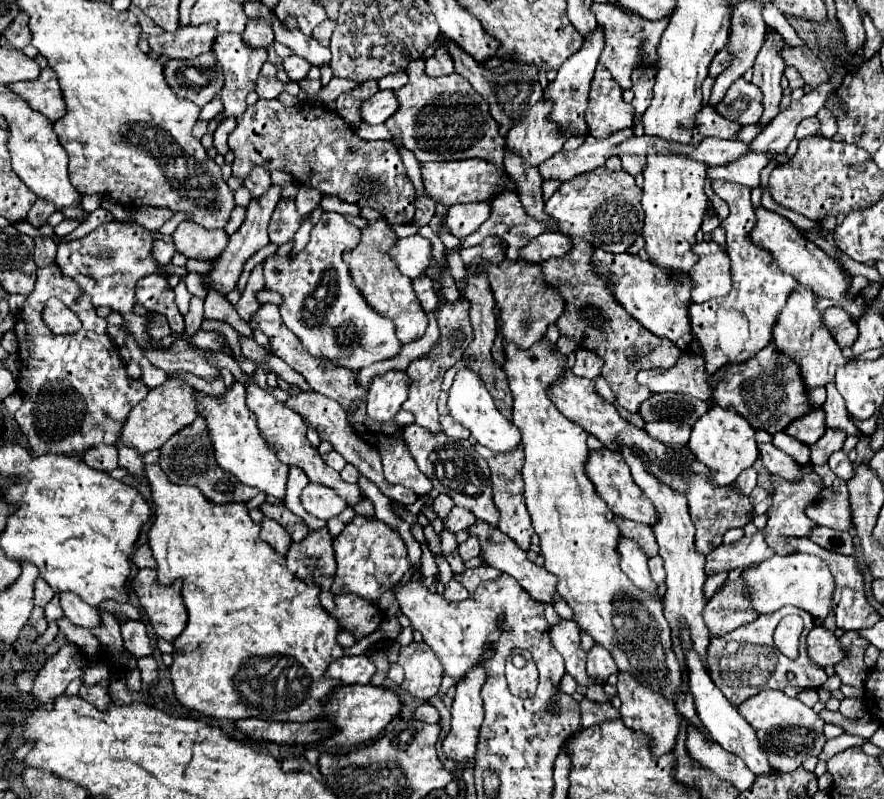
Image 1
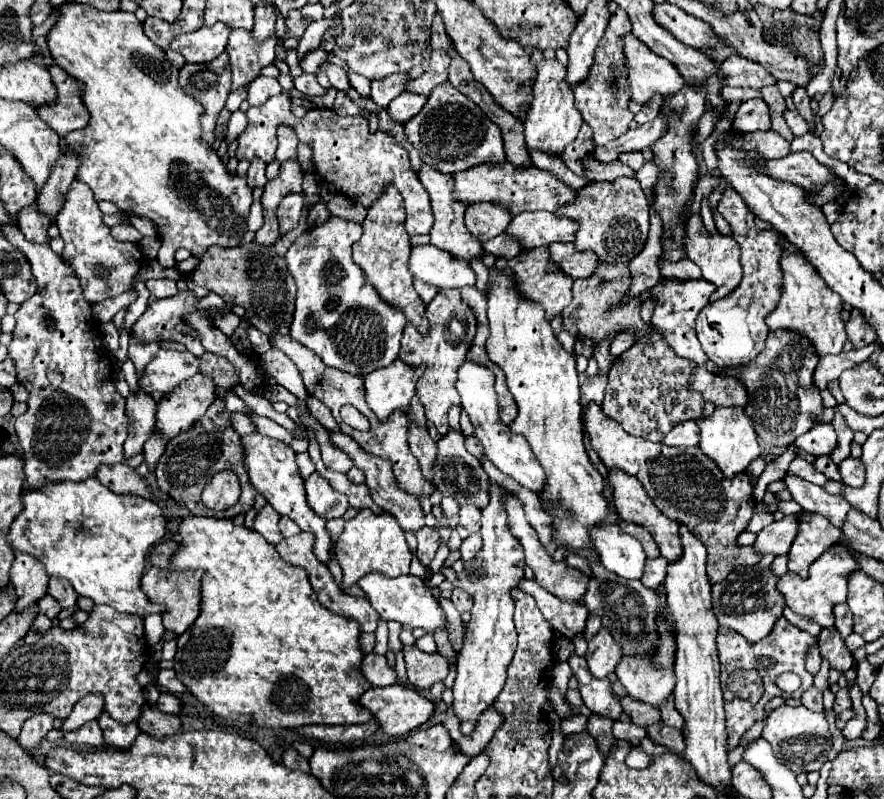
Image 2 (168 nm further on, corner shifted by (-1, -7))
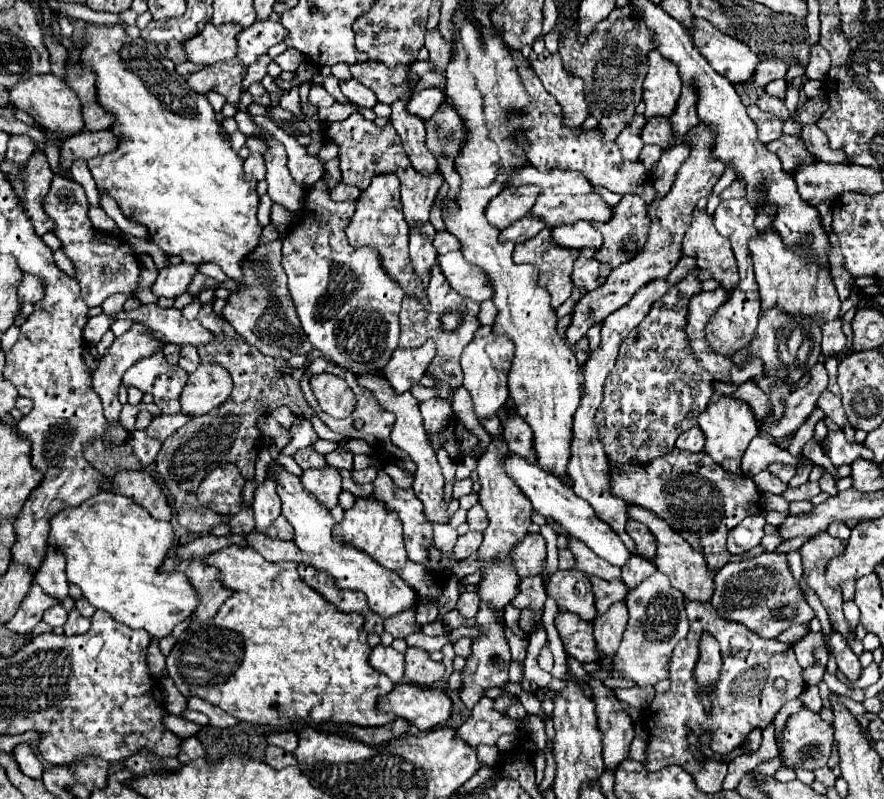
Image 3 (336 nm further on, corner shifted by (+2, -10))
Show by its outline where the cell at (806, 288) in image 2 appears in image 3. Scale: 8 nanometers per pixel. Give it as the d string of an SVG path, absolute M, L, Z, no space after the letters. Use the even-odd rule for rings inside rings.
M767 227L757 231L757 237L749 241L749 251L755 263L755 277L761 293L761 309L777 307L785 313L803 313L819 319L819 323L827 323L837 319L841 301L837 297L833 279L829 271L821 271L817 263L805 263L805 255L797 255L797 251L789 251L785 243L781 243L781 235Z

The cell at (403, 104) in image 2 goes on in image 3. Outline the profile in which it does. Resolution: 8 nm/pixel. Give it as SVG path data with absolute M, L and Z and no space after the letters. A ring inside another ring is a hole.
M439 87L415 91L409 101L409 113L417 115L421 119L429 119L437 111L437 107L441 107L443 101L445 101L445 93Z

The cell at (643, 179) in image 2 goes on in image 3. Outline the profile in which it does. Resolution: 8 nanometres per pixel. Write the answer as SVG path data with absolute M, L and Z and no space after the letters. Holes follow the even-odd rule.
M645 145L645 147L641 149L639 161L641 161L649 171L653 171L653 169L657 167L657 163L659 163L659 157L661 157L661 149L657 149L655 145Z

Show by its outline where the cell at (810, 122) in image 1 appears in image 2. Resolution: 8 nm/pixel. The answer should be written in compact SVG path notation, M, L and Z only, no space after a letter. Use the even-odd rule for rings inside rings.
M786 110L786 112L784 112L784 118L786 118L786 124L790 126L790 130L792 130L794 136L804 136L804 134L810 132L808 120L804 120L796 110L792 110L792 112Z

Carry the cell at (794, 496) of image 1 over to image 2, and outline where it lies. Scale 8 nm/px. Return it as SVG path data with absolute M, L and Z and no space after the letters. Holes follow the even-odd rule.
M800 512L800 532L792 542L788 552L788 570L808 576L810 564L826 552L830 544L836 544L842 536L842 530L836 528L826 516L814 512Z

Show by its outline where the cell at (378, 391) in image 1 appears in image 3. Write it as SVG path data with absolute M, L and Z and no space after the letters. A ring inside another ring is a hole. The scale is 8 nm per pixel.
M427 339L427 343L423 343L417 349L397 349L393 351L391 361L383 367L383 375L397 393L405 393L425 375L433 357L435 357L433 339Z

